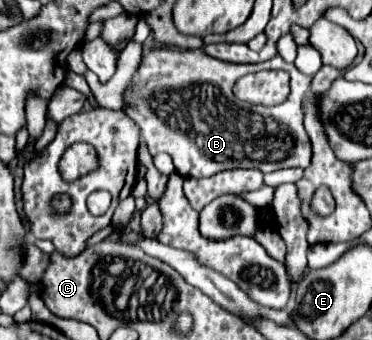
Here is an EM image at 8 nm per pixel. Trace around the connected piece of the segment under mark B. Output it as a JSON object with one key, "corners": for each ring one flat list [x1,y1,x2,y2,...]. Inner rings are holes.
{"corners":[[204,47,152,49,144,55,124,99,126,113,140,127,150,155,168,153,182,177,212,177,236,167,272,173,286,167,308,167,312,159,312,145,302,123,302,101,310,83,312,77,300,73,294,63,286,63,280,55,264,63,232,65,208,57],[262,69,286,69,292,75,292,101,264,107,234,97,234,83,242,75]]}

